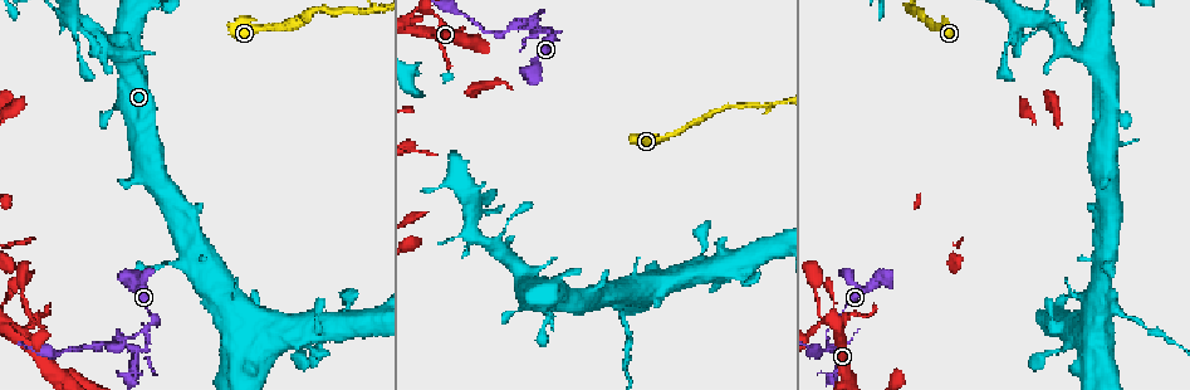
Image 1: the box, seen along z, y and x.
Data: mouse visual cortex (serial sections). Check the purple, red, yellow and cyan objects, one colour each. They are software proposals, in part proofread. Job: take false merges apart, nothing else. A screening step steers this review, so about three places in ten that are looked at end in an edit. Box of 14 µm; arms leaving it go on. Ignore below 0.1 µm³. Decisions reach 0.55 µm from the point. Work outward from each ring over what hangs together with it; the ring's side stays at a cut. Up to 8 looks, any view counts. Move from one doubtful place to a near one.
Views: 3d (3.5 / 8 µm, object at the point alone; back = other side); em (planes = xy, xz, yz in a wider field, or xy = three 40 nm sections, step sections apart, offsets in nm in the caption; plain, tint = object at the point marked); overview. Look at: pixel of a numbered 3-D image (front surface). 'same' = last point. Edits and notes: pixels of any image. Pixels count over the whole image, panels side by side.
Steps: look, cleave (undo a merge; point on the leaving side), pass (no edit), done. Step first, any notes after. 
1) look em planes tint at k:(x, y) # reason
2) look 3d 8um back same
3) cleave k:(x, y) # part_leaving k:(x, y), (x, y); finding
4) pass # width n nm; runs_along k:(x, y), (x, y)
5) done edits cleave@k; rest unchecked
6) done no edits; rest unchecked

look 3d 3.5um at 1:(145, 326) # three arms meet

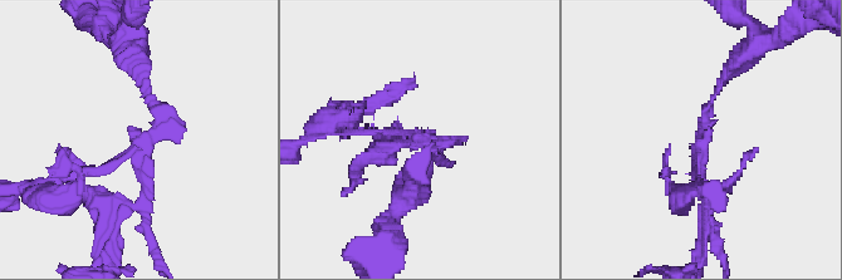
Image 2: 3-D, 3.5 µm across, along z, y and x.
look em xy step 2 tint at 2:(699, 144) # now the EM

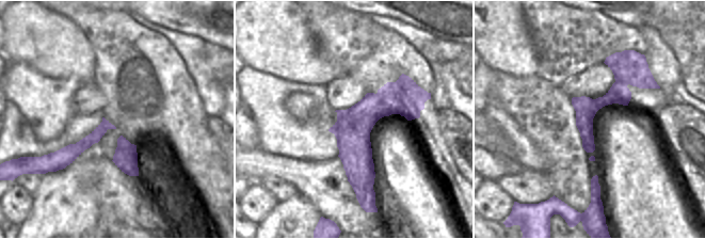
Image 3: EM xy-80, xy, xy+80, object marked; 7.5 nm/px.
pass # runs_along 3:(403, 77), (361, 125), (363, 190); one cell here

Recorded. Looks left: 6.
look 3d 3.5um back at 1:(845, 324) # abrupt turn

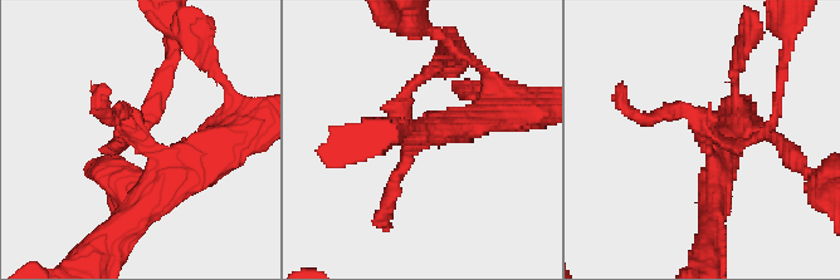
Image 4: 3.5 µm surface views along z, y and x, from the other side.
look em xy step 5 tint at 4:(704, 140) # shape alone is not enough

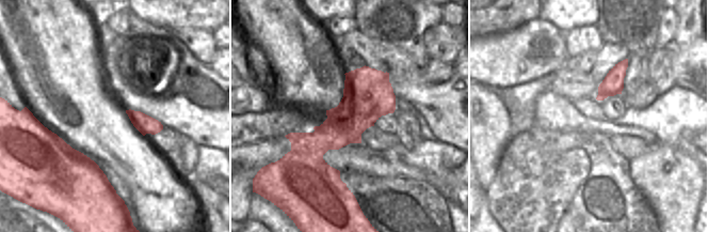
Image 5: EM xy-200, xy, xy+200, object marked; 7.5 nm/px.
pass # runs_along 4:(712, 206), (702, 137), (763, 129); one cell here

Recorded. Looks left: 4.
look 3d 3.5um at 1:(1107, 309) # sudden change in width

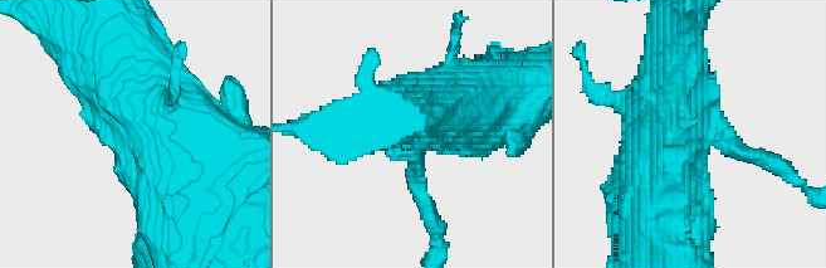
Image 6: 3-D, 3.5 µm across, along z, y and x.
look em xy step 2 tint at 6:(695, 133)

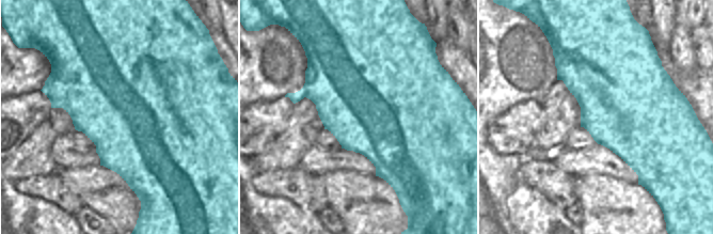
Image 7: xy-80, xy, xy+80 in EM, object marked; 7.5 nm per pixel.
cleave 6:(751, 156) # part_leaving 6:(713, 136), (771, 160), (812, 194); two cells meet here

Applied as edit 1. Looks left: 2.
done edits cleave@6; rest unchecked

